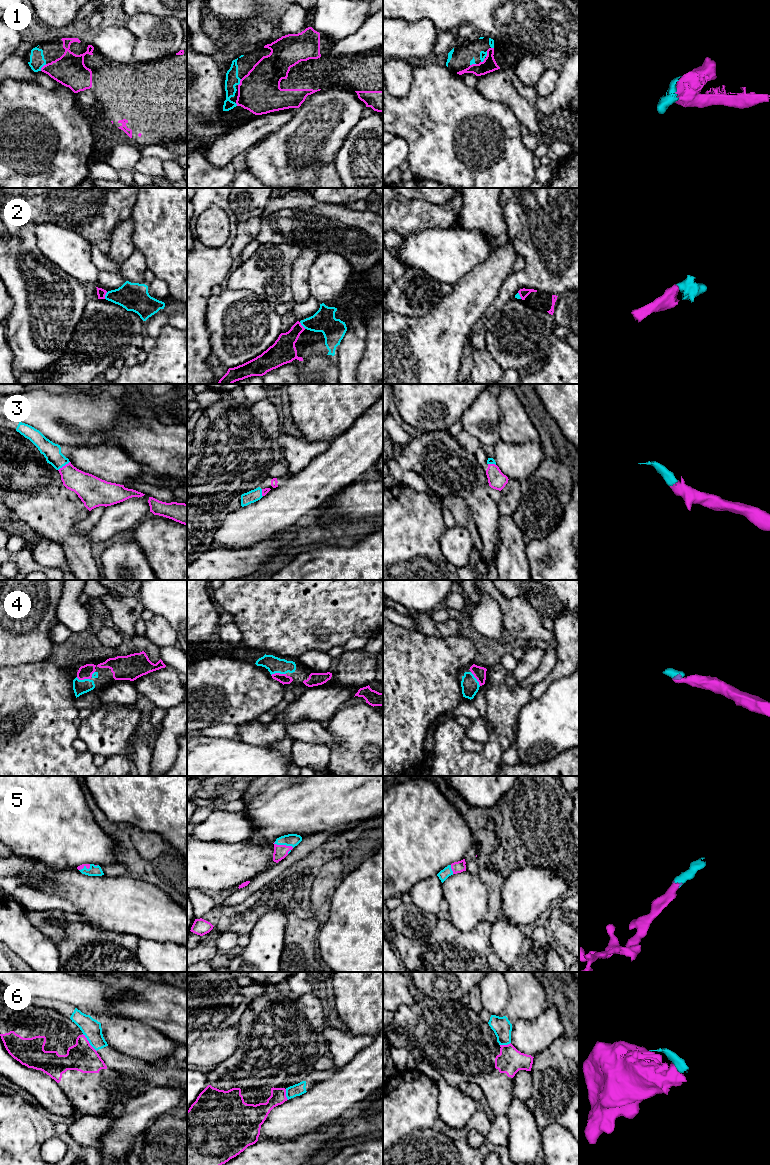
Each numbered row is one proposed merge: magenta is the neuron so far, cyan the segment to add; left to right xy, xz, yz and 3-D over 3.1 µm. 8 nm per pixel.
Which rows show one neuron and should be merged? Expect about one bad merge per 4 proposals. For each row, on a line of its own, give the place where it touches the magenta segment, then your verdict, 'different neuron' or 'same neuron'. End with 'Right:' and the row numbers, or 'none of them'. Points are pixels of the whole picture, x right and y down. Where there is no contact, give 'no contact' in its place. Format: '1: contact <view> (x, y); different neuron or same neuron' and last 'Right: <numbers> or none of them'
1: contact xy (42, 67); same neuron
2: contact xy (105, 294); same neuron
3: contact xy (63, 466); same neuron
4: contact xz (278, 673); same neuron
5: contact xz (283, 845); same neuron
6: contact xy (89, 1043); different neuron
Right: 1, 2, 3, 4, 5

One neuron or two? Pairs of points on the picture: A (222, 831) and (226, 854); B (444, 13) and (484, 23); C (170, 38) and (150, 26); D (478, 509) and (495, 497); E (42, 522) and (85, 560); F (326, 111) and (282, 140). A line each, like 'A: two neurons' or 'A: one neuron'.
A: two neurons
B: one neuron
C: one neuron
D: one neuron
E: one neuron
F: one neuron

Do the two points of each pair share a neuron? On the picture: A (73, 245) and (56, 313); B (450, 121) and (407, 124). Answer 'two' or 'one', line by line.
A: two
B: one

